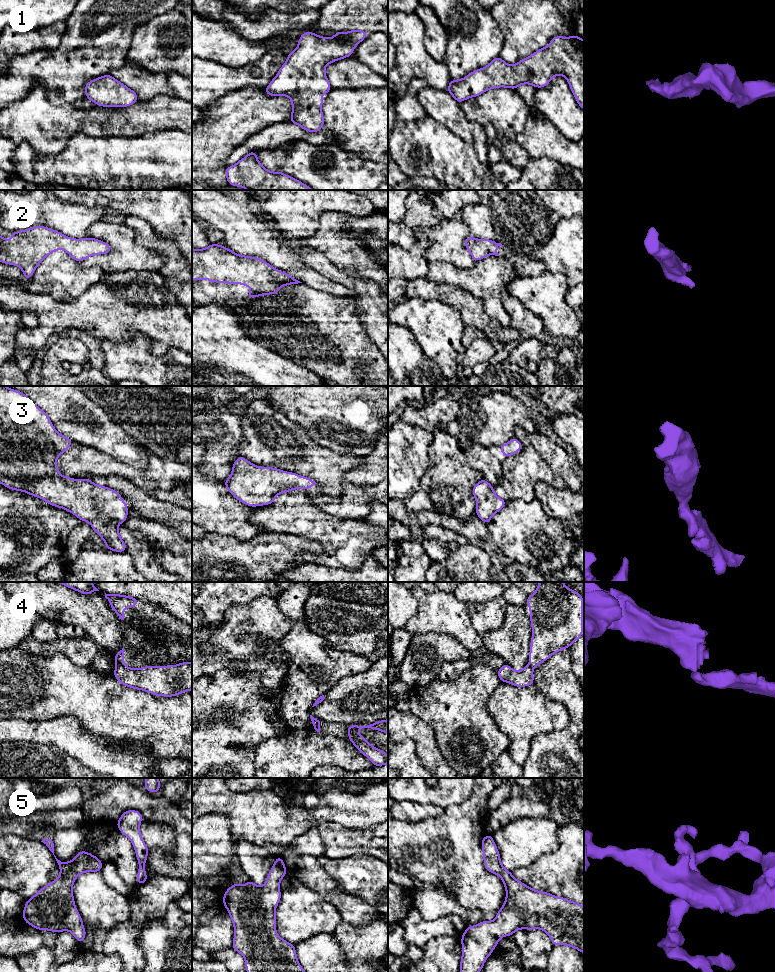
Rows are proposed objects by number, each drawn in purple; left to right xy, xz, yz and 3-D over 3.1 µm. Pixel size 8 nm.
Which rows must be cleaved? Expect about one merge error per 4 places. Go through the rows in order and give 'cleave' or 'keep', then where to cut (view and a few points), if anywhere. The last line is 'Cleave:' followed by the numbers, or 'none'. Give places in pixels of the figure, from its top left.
1: keep | no cut
2: keep | no cut
3: keep | no cut
4: cleave | xy (117, 663), (123, 665)
5: keep | no cut
Cleave: 4

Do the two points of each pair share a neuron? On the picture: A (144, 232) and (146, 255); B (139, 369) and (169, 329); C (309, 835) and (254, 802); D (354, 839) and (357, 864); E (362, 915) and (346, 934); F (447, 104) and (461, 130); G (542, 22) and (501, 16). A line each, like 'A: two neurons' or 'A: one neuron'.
A: two neurons
B: two neurons
C: two neurons
D: two neurons
E: two neurons
F: one neuron
G: one neuron

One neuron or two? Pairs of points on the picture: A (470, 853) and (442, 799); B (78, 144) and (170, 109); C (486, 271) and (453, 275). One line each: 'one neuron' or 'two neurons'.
A: two neurons
B: two neurons
C: one neuron

